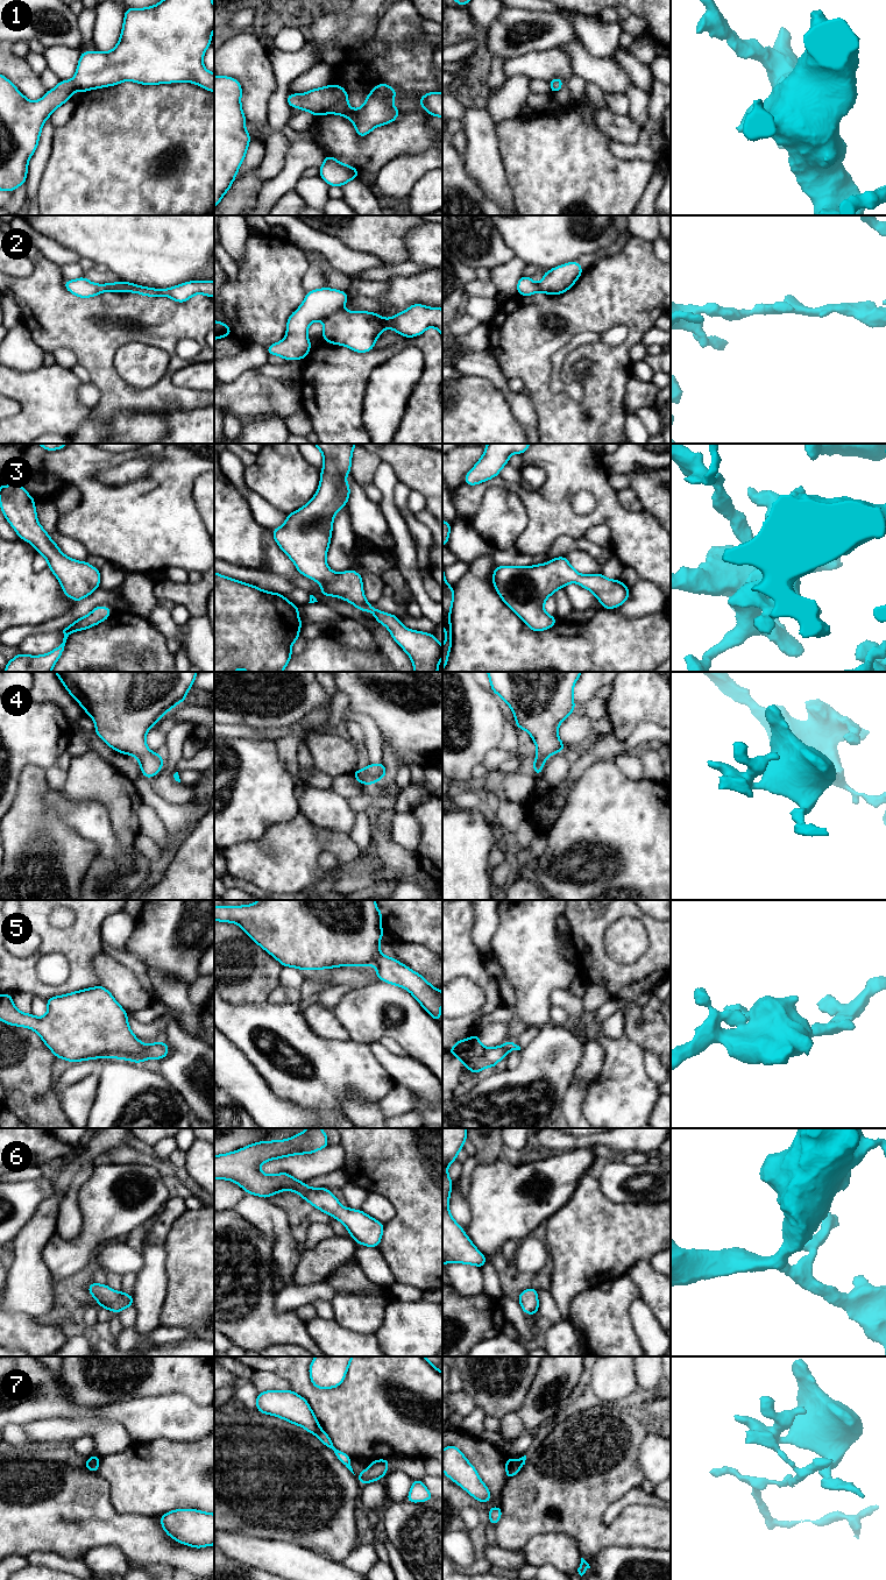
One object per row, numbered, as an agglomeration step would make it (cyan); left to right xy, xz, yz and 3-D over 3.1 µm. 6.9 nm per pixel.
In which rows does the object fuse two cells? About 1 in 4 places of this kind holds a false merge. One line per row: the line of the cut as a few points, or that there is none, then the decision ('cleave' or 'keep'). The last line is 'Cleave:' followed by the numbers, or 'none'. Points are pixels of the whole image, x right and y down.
1: no cut; keep
2: cut in xz along (340, 309), (321, 319); cleave
3: no cut; keep
4: no cut; keep
5: no cut; keep
6: no cut; keep
7: cut in xz along (320, 1429), (316, 1435); cleave
Cleave: 2, 7

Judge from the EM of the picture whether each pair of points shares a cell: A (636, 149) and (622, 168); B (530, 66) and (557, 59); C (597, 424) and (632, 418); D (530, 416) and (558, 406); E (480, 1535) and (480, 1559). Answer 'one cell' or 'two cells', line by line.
A: two cells
B: one cell
C: two cells
D: two cells
E: one cell

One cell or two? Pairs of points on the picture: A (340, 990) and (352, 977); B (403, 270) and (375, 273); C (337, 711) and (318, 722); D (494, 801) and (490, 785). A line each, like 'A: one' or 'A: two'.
A: two
B: one
C: two
D: one

